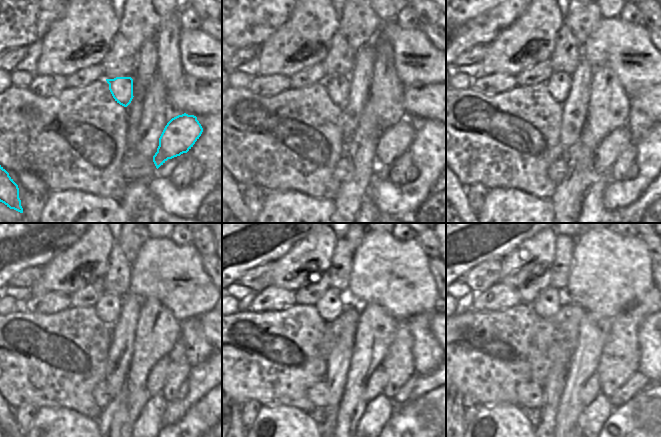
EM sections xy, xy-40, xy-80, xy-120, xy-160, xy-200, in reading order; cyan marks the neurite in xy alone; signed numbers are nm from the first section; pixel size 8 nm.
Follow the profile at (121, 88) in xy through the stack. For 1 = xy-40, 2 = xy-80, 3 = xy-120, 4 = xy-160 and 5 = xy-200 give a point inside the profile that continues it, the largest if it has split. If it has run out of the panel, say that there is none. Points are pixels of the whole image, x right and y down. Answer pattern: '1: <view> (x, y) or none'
1: xy-40 (337, 88)
2: xy-80 (559, 84)
3: xy-120 (108, 308)
4: xy-160 (331, 305)
5: xy-200 (549, 301)

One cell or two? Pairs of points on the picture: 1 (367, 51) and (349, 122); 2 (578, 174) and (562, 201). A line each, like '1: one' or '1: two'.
1: one
2: one

